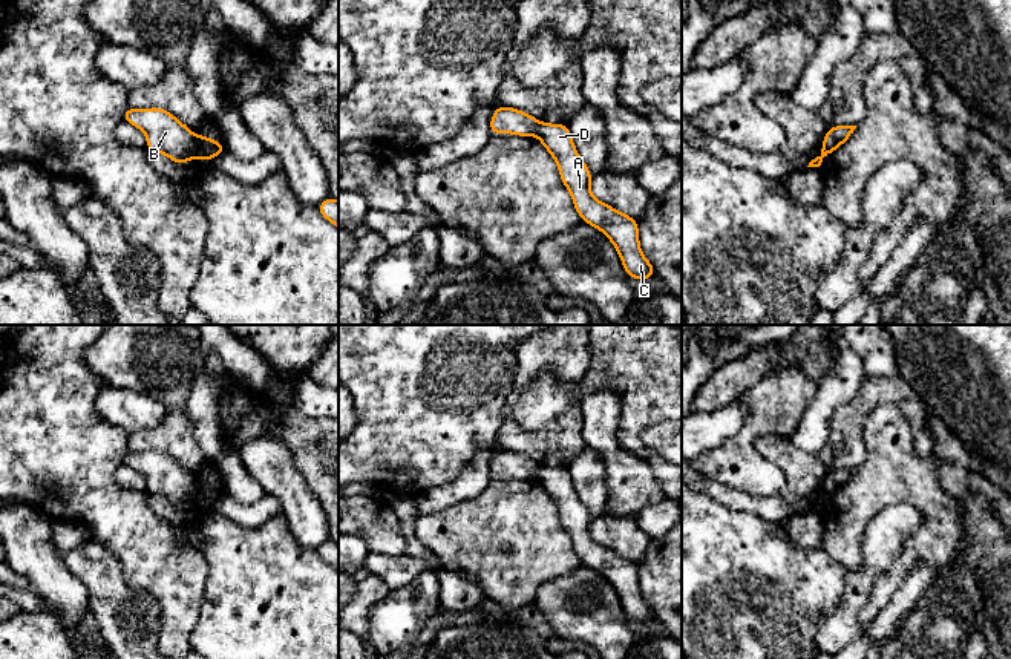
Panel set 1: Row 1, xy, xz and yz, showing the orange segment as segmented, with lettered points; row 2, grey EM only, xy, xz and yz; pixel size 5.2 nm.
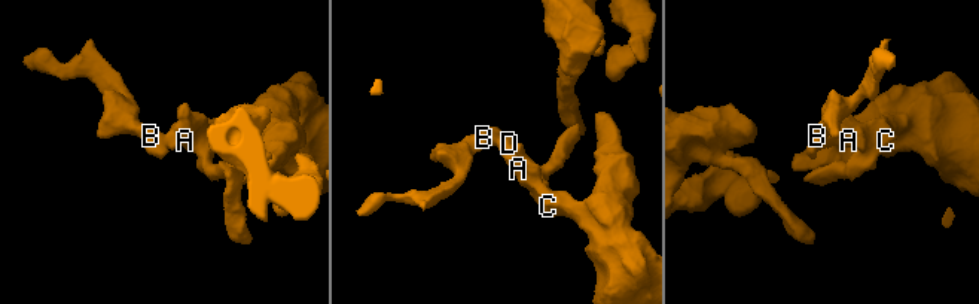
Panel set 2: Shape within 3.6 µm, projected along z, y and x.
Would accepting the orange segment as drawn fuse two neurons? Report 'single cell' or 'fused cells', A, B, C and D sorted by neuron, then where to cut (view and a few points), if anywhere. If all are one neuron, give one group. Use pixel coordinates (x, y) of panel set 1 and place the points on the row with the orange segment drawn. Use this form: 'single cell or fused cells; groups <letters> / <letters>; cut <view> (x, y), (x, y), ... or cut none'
fused cells; groups A C D / B; cut xy (195, 137), (198, 155)

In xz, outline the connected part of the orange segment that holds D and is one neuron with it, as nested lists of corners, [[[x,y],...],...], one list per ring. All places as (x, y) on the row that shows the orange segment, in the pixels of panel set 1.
[[[541,123],[536,132],[541,144],[558,164],[561,179],[573,198],[582,222],[599,228],[616,247],[627,276],[646,280],[656,274],[639,244],[637,219],[600,202],[590,192],[593,179],[585,161],[577,155],[567,124]]]

